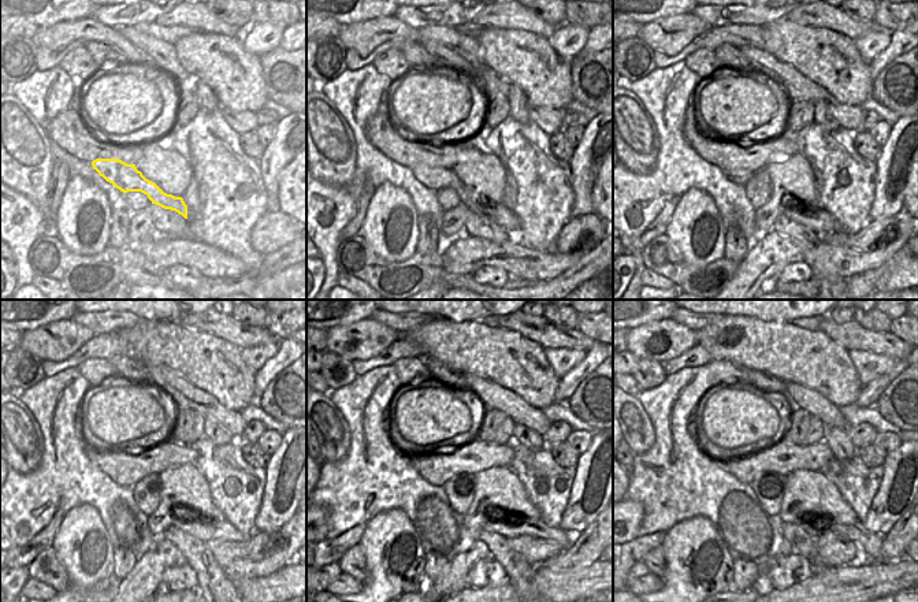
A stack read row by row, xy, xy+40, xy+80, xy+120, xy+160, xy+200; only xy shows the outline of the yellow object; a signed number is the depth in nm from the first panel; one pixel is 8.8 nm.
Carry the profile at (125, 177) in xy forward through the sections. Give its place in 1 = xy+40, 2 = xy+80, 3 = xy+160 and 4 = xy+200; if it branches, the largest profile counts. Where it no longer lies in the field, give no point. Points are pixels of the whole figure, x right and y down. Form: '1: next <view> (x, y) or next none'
1: next xy+40 (435, 178)
2: next xy+80 (818, 220)
3: next xy+160 (538, 528)
4: next xy+200 (870, 543)

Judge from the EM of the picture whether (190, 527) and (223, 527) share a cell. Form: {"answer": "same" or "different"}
{"answer": "same"}

